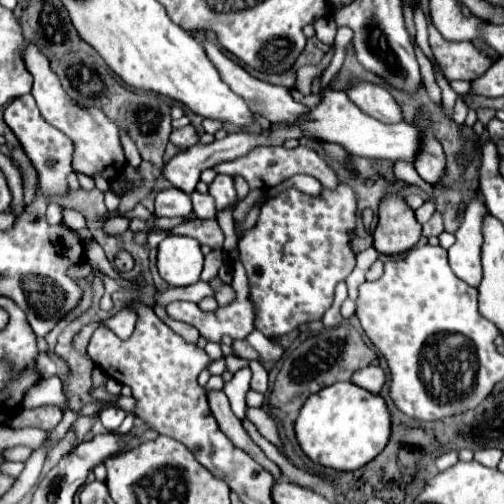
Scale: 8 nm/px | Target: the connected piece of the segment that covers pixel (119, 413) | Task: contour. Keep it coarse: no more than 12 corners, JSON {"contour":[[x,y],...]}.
{"contour":[[107,407],[99,413],[109,431],[117,429],[127,417],[119,407]]}

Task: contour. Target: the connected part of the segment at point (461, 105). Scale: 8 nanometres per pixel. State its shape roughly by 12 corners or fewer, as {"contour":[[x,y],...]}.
{"contour":[[457,97],[453,120],[457,125],[465,123],[467,109],[465,97]]}

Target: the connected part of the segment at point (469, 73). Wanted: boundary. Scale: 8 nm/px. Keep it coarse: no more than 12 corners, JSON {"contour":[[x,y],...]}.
{"contour":[[429,25],[429,45],[447,81],[473,81],[493,59]]}

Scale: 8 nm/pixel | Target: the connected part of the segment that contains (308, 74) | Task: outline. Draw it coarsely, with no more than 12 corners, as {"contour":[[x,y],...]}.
{"contour":[[332,45],[319,65],[297,71],[297,87],[303,95],[311,93],[313,81],[333,58]]}

